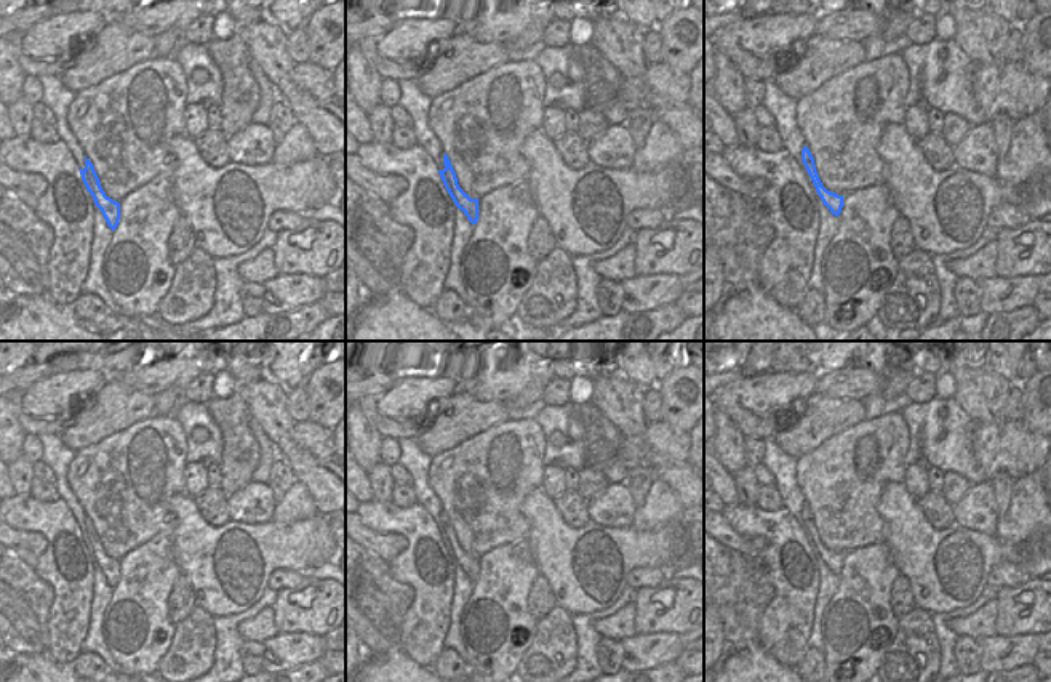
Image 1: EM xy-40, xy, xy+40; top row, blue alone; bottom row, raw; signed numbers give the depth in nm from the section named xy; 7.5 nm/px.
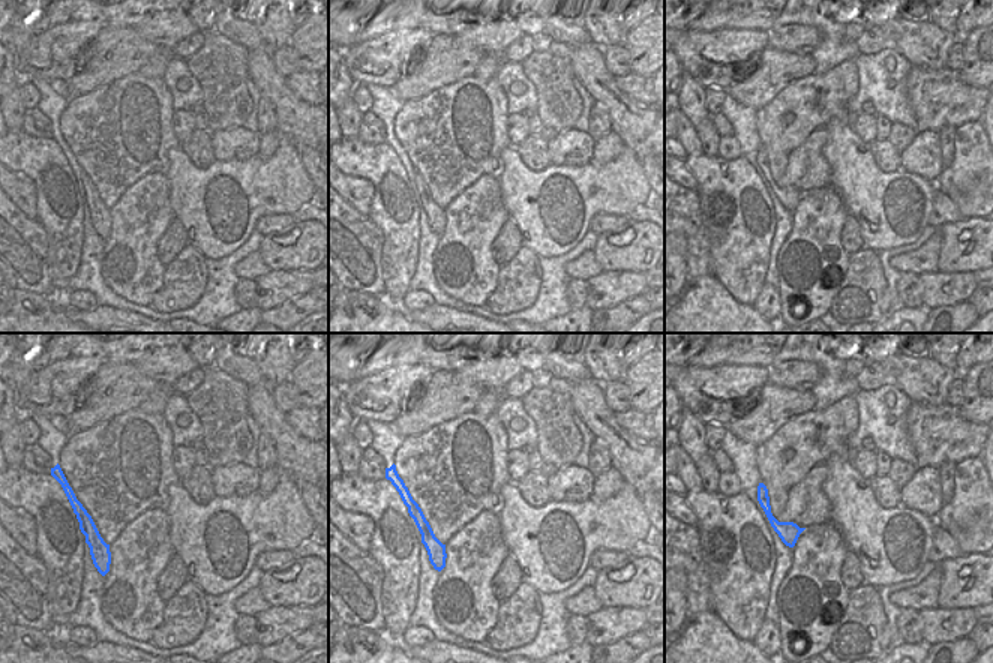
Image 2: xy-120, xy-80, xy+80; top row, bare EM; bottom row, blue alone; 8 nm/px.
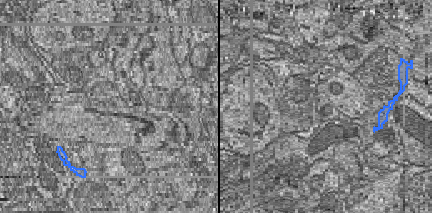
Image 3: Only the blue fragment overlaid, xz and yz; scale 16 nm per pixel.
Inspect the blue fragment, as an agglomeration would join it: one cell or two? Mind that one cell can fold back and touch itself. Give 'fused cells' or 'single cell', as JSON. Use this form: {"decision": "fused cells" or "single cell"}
{"decision": "single cell"}

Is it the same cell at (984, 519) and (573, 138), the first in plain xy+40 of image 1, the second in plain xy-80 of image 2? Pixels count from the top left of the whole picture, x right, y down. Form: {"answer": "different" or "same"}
{"answer": "same"}

